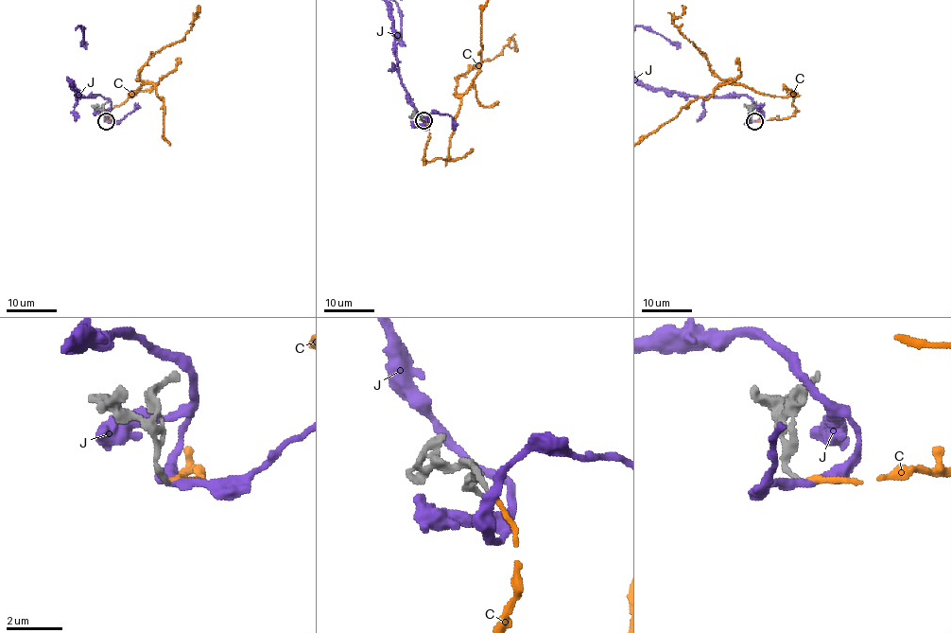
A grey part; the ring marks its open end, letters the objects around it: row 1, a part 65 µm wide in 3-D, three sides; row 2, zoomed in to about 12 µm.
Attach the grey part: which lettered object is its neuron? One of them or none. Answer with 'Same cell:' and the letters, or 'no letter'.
Same cell: C

